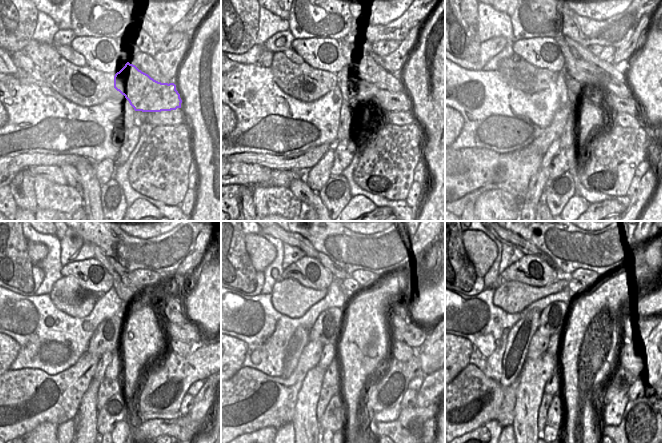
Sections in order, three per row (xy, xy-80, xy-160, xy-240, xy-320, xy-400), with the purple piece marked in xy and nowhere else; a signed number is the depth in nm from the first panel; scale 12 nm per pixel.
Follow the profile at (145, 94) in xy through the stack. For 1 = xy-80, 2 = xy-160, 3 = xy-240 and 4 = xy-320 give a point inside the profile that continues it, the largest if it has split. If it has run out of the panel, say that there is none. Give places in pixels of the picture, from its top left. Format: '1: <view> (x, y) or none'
1: xy-80 (366, 97)
2: xy-160 (576, 91)
3: xy-240 (186, 332)
4: xy-320 (413, 335)

